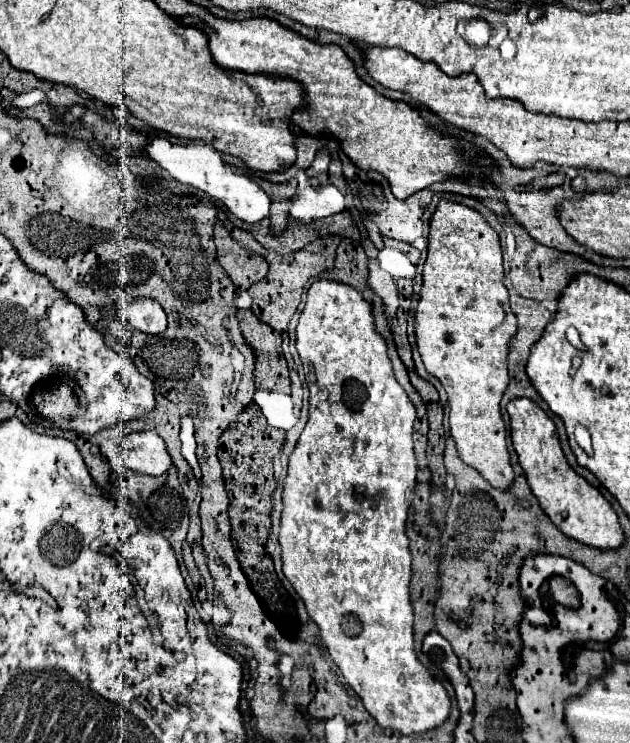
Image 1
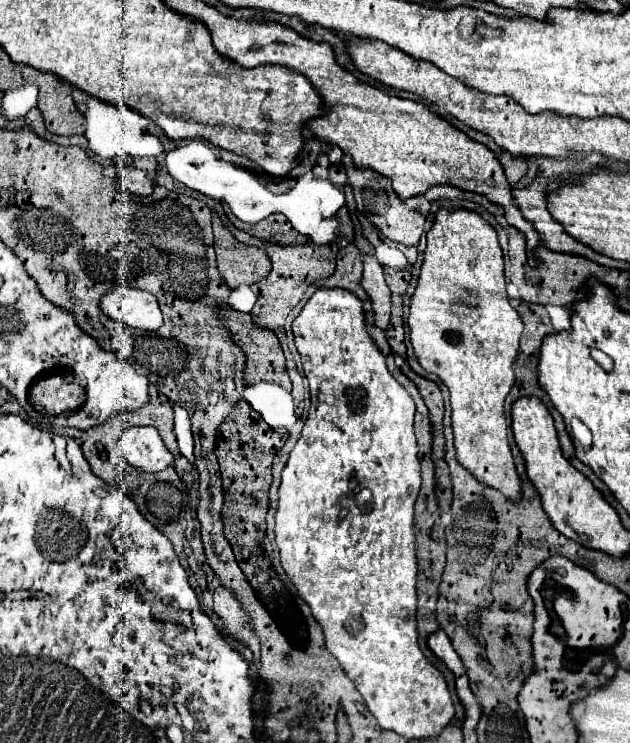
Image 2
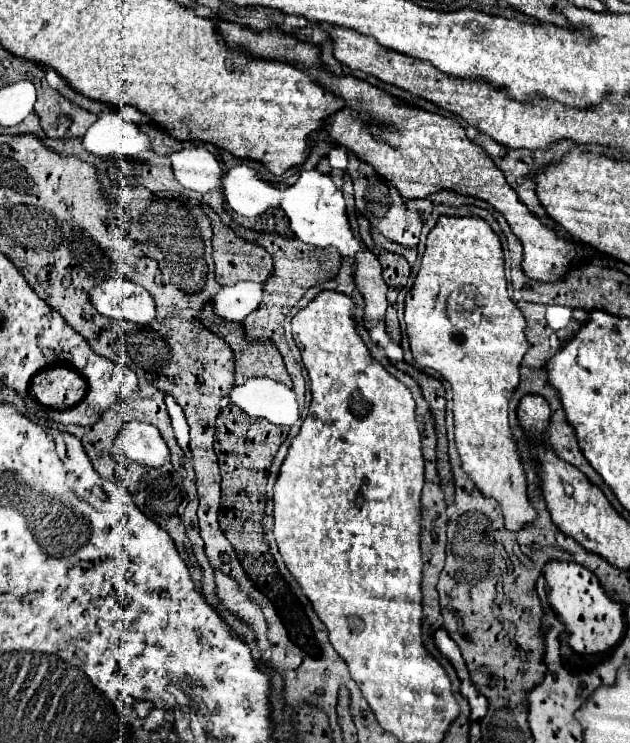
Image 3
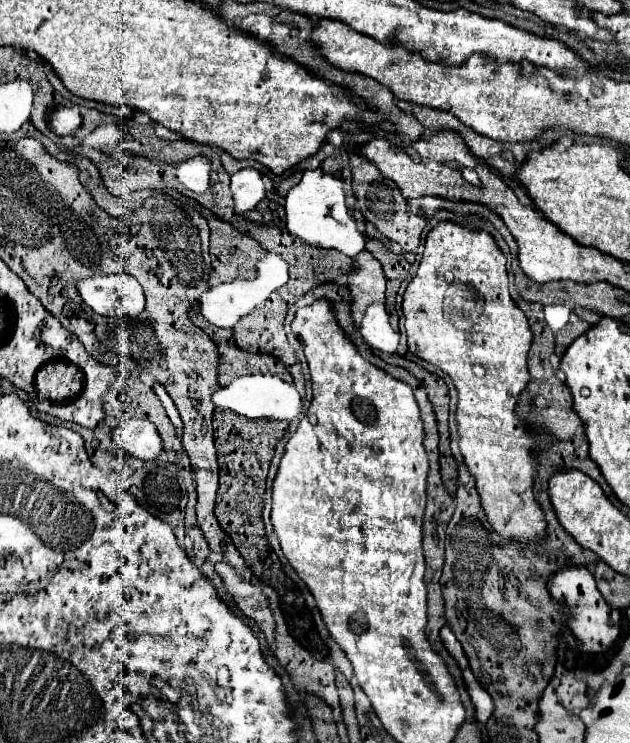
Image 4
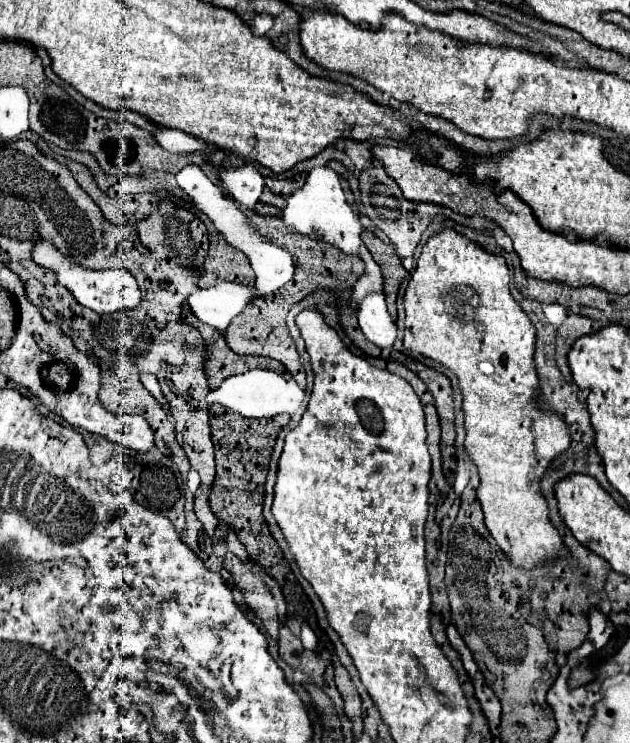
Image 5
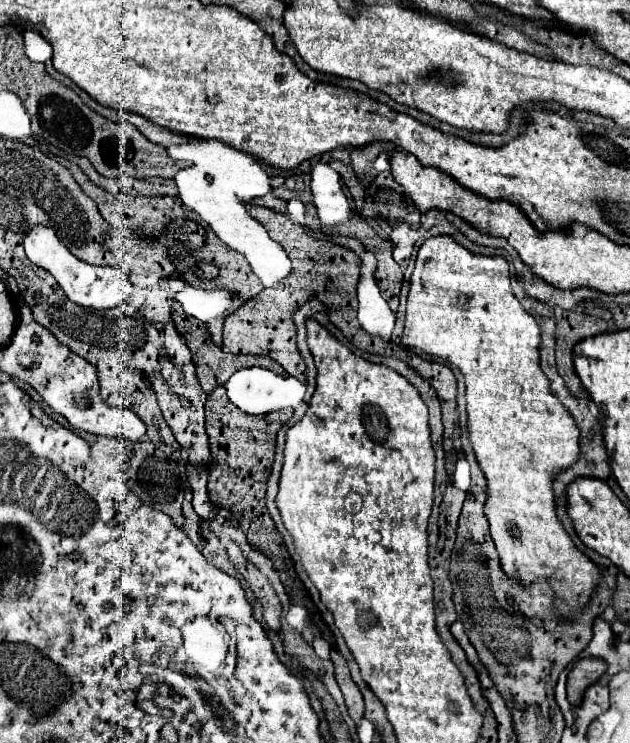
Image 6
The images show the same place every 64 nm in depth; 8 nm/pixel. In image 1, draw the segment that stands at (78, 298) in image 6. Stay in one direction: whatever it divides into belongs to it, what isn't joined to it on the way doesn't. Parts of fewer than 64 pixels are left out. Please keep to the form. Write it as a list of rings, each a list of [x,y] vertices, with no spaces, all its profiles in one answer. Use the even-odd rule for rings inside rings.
[[[118,298],[114,303],[115,316],[118,312],[132,328],[146,332],[146,334],[160,334],[162,330],[166,330],[166,314],[156,300],[132,298],[128,300],[128,306],[124,308],[122,308],[122,301]]]

